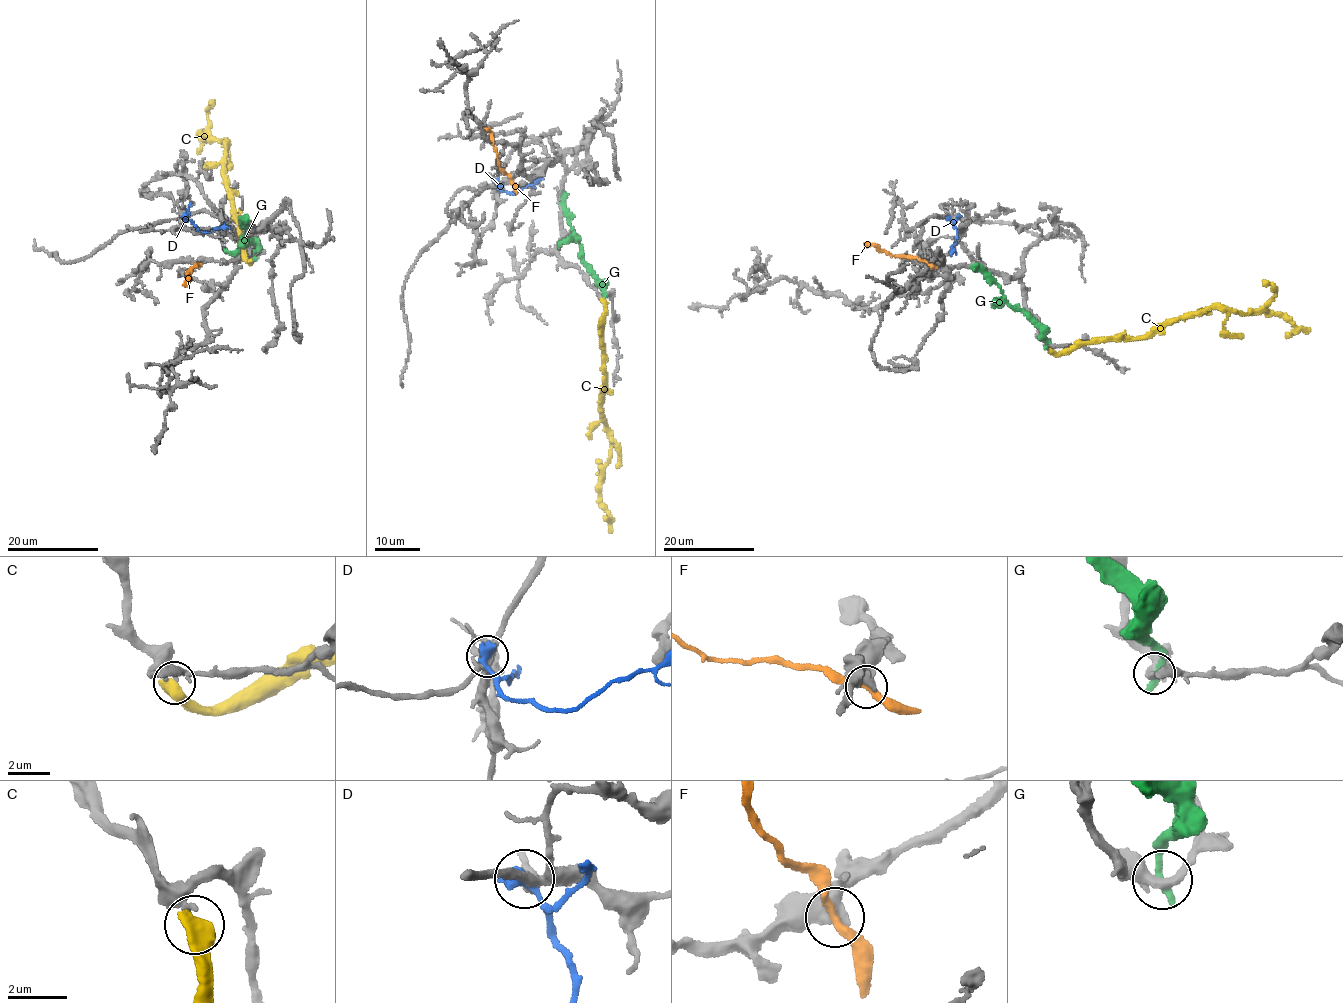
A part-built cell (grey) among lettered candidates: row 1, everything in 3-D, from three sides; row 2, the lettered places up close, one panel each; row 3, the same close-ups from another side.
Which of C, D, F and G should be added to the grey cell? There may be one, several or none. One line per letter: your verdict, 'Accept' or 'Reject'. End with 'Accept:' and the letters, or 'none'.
C: Reject
D: Reject
F: Reject
G: Reject
Accept: none

